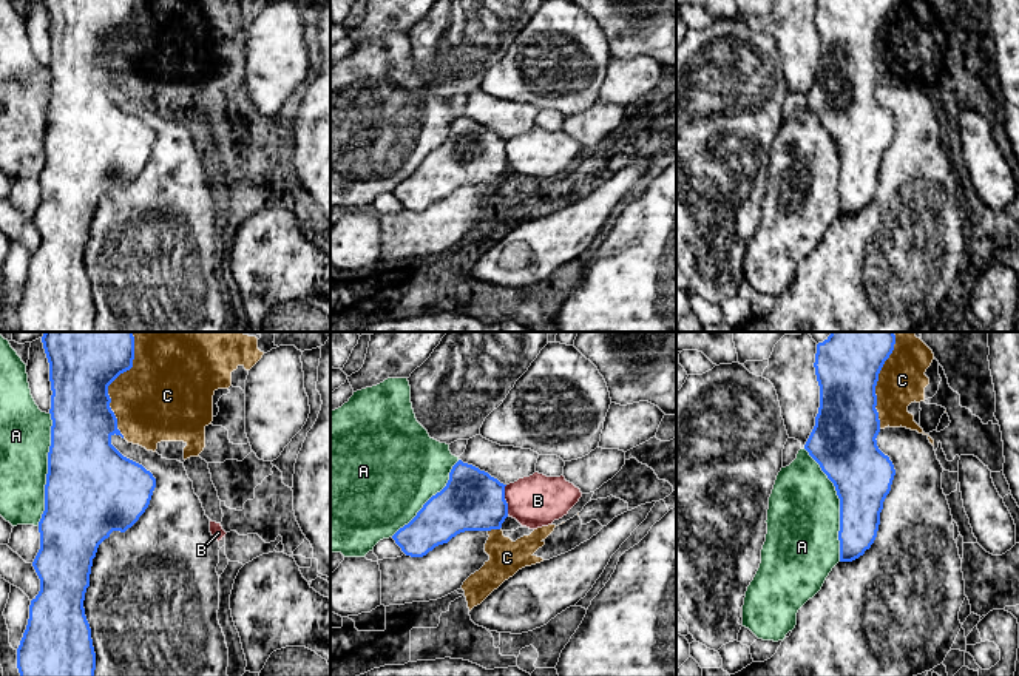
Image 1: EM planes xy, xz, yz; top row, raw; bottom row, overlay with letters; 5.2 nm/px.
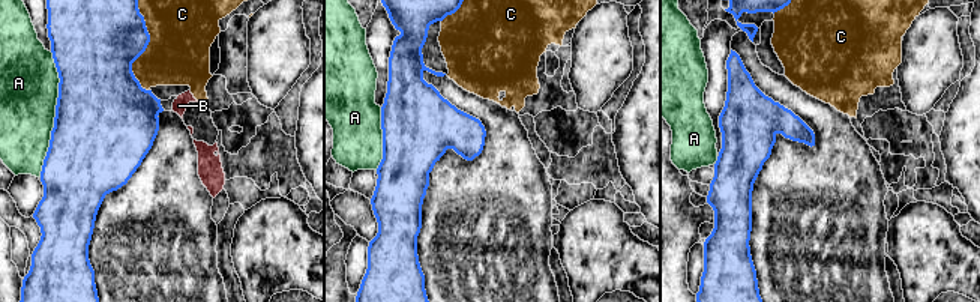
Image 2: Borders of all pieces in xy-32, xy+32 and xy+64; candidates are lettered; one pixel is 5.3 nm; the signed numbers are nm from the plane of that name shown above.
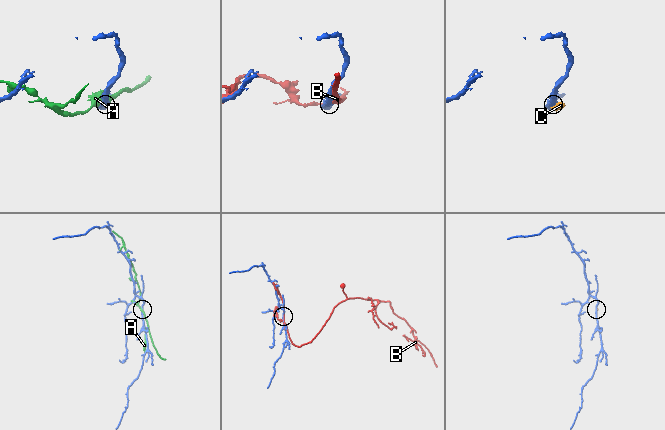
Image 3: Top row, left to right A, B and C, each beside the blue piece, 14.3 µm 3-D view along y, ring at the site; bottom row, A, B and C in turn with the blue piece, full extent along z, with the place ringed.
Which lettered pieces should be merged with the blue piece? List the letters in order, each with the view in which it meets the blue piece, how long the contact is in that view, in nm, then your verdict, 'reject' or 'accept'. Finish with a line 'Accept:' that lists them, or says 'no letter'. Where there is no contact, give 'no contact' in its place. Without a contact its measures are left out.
A: yz | 600 nm | reject
B: xz | 160 nm | reject
C: xy | 480 nm | reject
Accept: no letter

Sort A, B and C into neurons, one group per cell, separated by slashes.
A / B / C

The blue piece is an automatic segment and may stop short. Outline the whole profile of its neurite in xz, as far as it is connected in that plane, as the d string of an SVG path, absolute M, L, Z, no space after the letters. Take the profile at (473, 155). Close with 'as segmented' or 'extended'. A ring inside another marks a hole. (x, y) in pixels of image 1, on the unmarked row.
M459 114L446 140L392 193L406 210L423 211L460 187L500 184L508 171L505 140L488 127Z; as segmented

